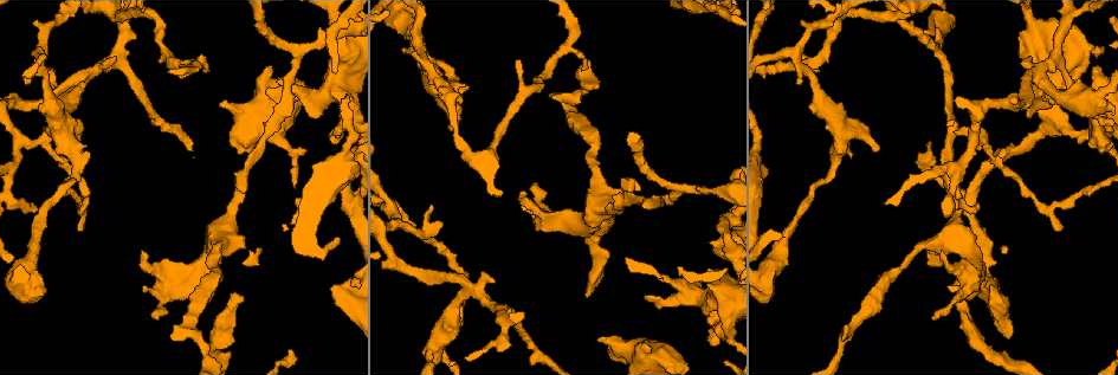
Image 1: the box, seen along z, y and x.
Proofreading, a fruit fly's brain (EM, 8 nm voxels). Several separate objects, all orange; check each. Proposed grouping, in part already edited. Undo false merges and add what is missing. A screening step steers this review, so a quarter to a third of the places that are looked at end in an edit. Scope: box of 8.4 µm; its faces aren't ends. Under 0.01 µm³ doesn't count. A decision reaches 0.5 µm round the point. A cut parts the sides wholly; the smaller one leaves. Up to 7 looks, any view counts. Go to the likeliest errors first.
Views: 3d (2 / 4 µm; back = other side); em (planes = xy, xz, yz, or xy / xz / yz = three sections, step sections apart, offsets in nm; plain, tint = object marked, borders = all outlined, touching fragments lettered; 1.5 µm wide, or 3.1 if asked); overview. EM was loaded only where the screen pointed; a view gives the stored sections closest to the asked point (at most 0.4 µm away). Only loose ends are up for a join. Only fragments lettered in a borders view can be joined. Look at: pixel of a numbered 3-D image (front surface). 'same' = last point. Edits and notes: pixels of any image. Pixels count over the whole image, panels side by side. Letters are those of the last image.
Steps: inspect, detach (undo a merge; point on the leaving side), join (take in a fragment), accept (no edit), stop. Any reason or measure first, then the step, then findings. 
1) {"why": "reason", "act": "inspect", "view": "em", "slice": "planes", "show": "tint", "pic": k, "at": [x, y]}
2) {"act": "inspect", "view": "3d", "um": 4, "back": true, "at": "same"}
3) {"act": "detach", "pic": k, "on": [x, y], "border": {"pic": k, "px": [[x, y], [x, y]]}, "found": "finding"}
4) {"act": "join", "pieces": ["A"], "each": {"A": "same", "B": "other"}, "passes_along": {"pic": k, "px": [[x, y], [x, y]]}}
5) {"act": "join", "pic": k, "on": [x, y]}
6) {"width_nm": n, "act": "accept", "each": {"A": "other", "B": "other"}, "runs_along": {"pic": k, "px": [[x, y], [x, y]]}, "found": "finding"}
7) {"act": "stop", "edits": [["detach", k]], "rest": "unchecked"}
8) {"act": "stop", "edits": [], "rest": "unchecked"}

{"why": "an open end", "act": "inspect", "view": "3d", "um": 2, "pic": 1, "at": [596, 341]}

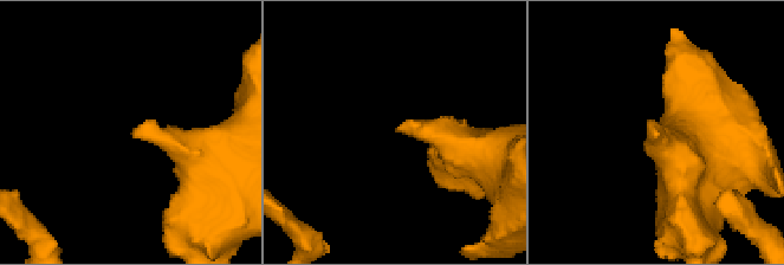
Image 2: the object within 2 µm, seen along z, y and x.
{"act": "inspect", "view": "em", "slice": "yz", "step": 8, "show": "tint", "pic": 2, "at": [134, 135]}

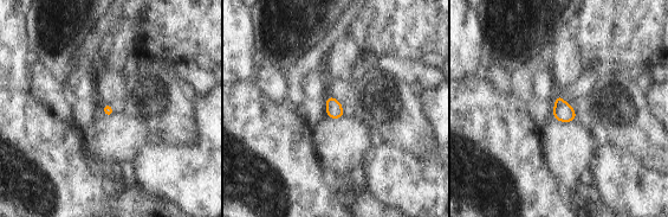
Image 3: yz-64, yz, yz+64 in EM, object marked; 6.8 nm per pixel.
{"why": "cut it another way", "act": "inspect", "view": "em", "slice": "planes", "show": "borders", "at": "same"}

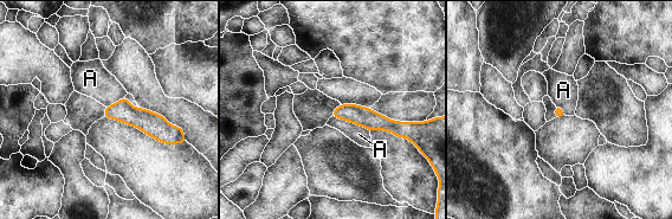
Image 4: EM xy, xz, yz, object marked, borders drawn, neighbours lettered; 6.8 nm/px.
{"act": "accept", "each": {"A": "other"}, "border": {"pic": 4, "px": [[331, 116], [361, 124], [369, 131]]}, "found": "none of them fits"}

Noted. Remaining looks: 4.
{"why": "branch stops here", "act": "inspect", "view": "3d", "um": 4, "pic": 1, "at": [933, 318]}

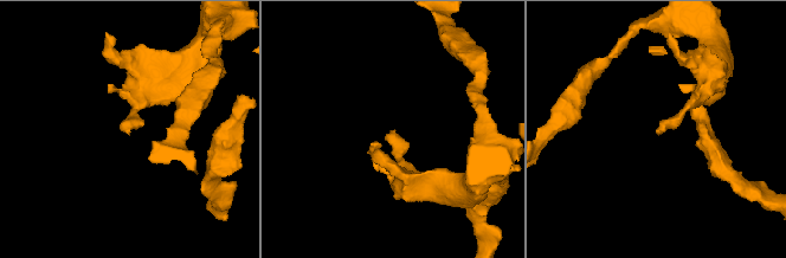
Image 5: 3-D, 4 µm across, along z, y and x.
{"act": "inspect", "view": "em", "slice": "planes", "show": "borders", "pic": 5, "at": [658, 134]}

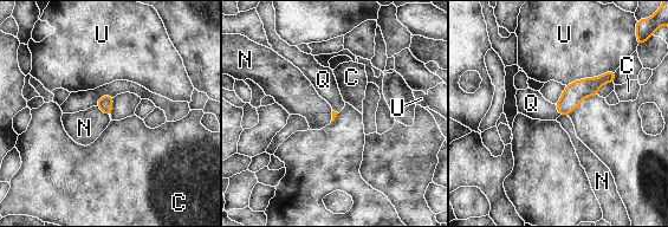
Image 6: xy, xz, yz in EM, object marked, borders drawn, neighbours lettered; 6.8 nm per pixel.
{"act": "join", "pieces": ["Q"], "each": {"C": "other", "N": "other", "Q": "same", "U": "other"}, "passes_along": {"pic": 6, "px": [[574, 92], [557, 109], [531, 103]]}, "found": "it goes on there"}

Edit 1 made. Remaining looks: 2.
{"act": "stop", "edits": [["join", 6]], "rest": "unchecked"}

